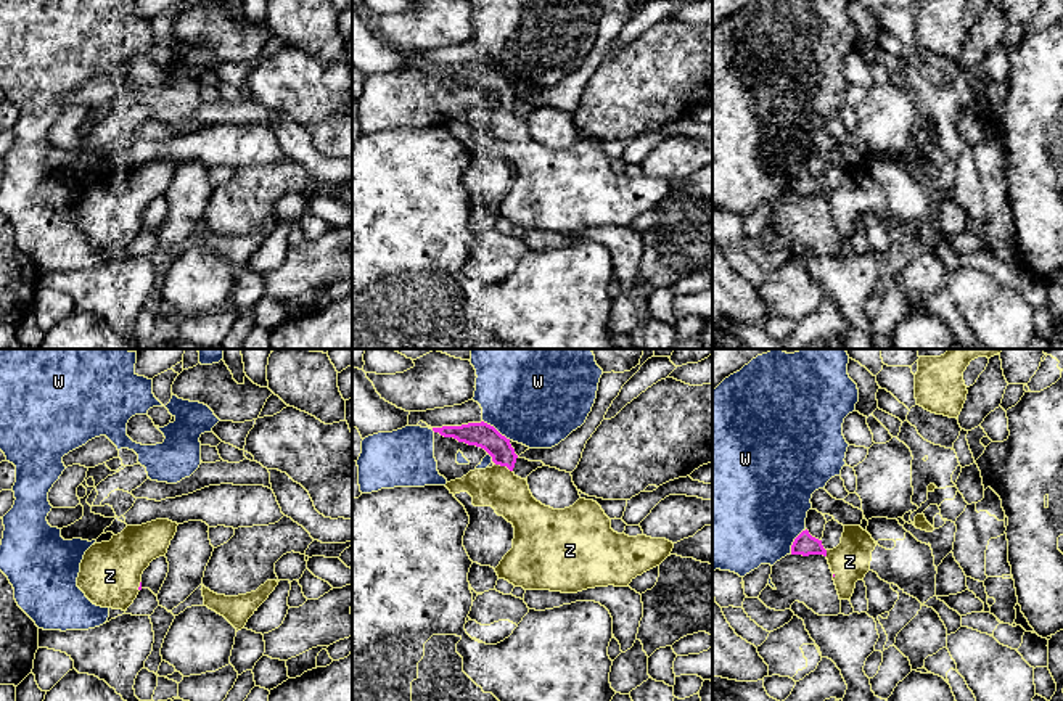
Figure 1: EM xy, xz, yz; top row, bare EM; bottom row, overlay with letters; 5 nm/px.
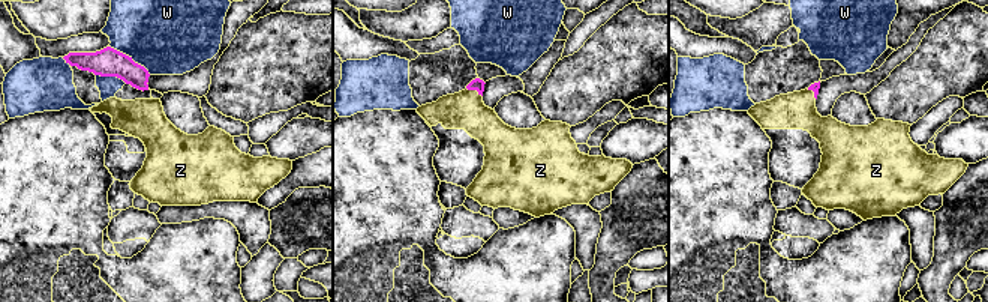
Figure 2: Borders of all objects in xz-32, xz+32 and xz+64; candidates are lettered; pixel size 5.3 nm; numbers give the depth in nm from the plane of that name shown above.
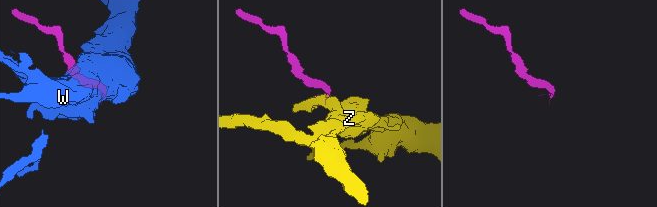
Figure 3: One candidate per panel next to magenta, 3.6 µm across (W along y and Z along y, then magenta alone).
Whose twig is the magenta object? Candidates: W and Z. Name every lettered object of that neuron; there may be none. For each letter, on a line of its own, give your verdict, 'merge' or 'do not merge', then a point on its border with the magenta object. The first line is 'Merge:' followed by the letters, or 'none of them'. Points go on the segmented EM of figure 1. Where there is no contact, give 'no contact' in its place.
Merge: Z
W: do not merge | xz (496, 430)
Z: merge | xz (504, 465)

